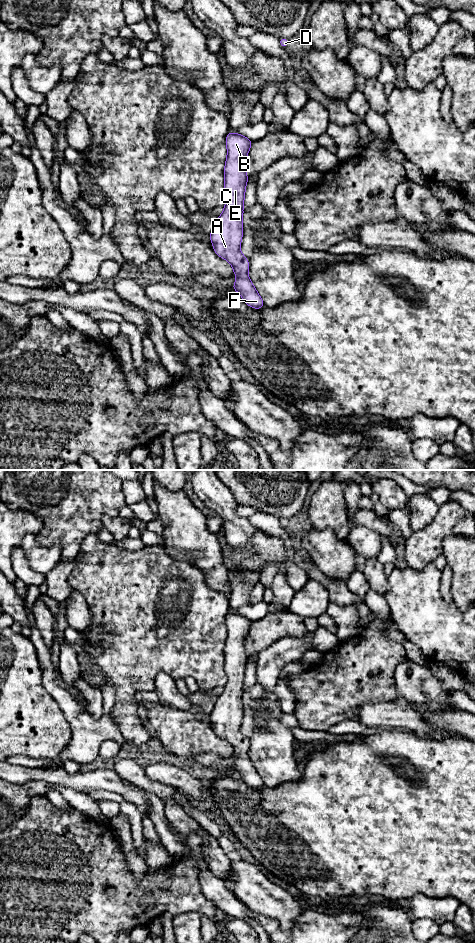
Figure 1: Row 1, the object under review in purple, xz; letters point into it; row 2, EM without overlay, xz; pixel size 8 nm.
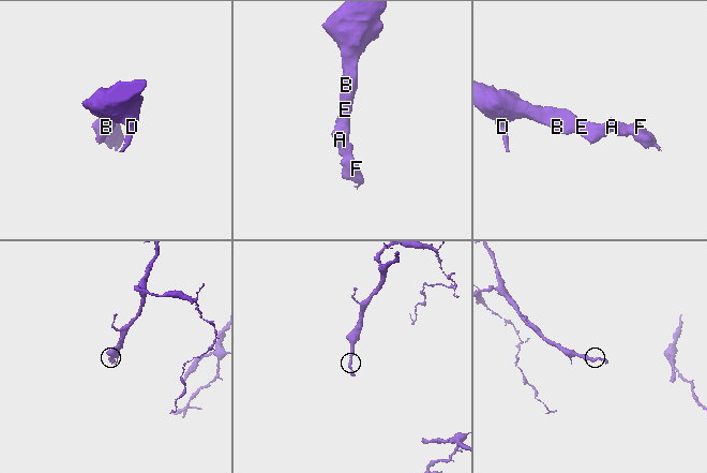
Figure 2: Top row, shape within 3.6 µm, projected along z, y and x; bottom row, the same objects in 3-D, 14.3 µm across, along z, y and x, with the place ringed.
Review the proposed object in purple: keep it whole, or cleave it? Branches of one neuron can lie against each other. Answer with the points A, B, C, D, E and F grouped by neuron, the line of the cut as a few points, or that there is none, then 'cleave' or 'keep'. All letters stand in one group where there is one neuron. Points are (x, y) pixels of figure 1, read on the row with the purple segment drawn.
A B C D E F; no cut; keep

